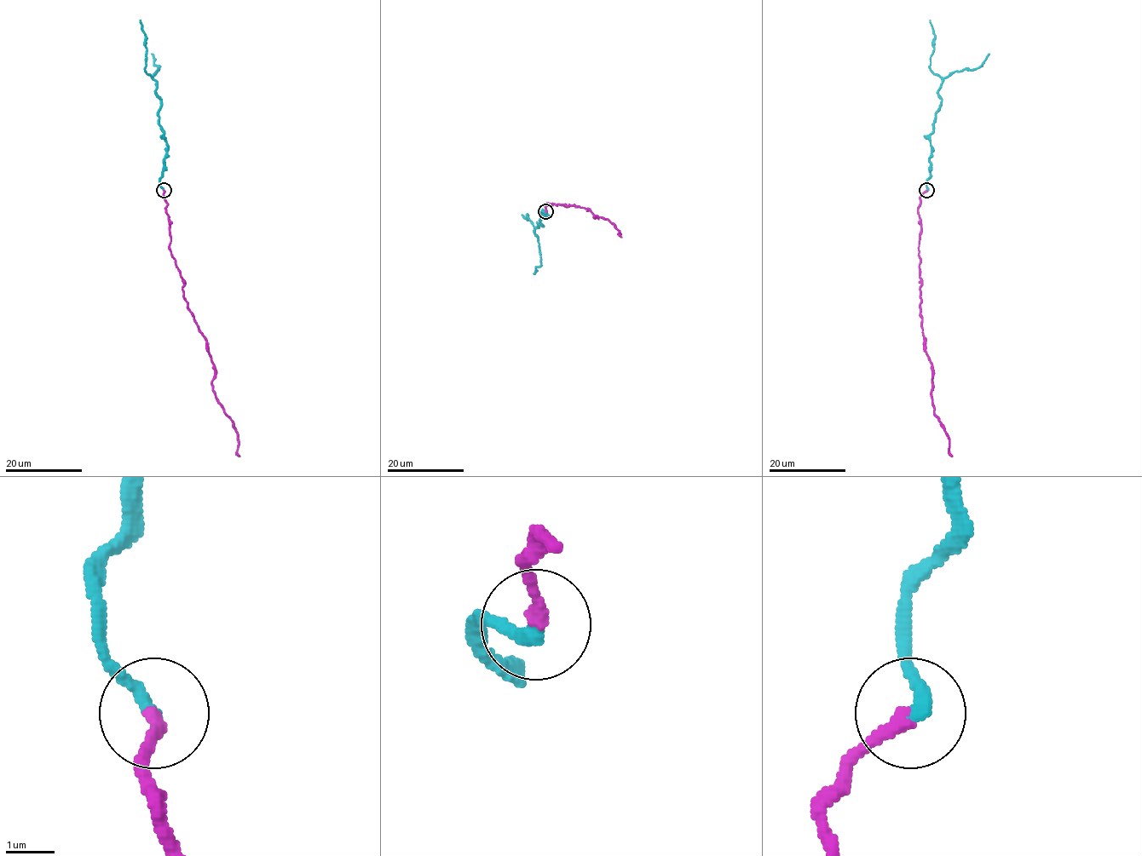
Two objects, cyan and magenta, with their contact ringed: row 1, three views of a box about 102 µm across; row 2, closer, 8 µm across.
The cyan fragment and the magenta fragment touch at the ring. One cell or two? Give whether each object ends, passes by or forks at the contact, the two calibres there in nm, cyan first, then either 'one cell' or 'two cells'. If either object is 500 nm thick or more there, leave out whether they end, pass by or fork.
cyan ends; magenta ends; calibres 320 and 280 nm; one cell

